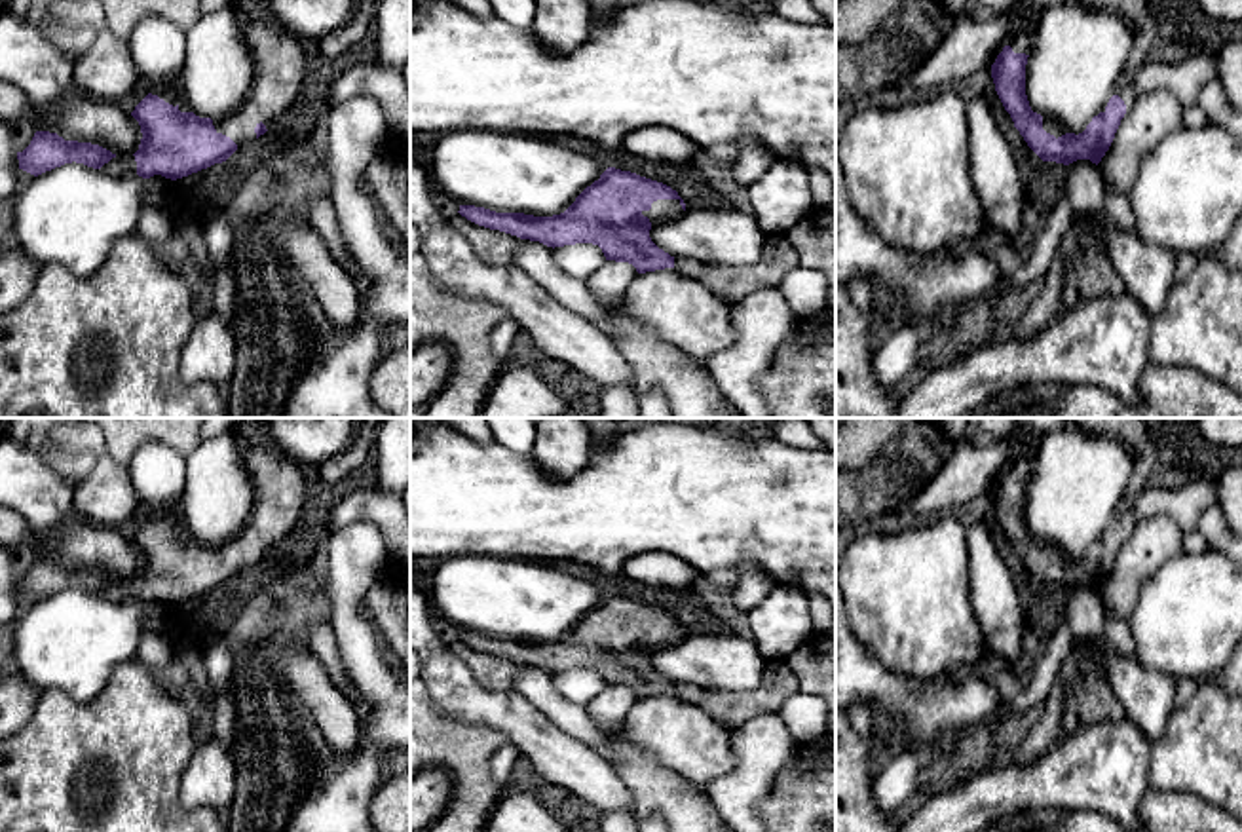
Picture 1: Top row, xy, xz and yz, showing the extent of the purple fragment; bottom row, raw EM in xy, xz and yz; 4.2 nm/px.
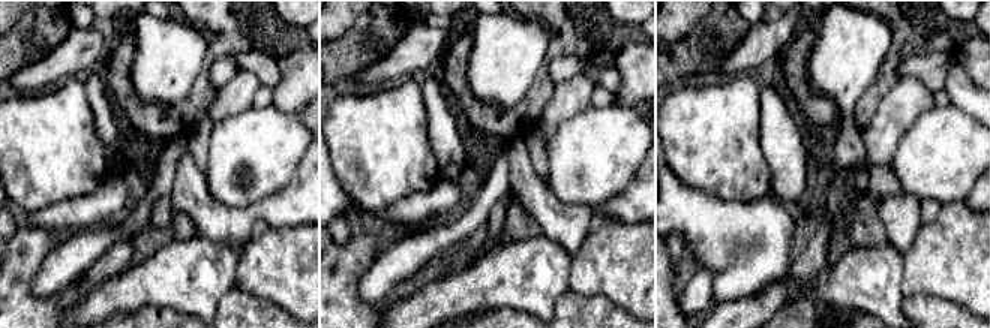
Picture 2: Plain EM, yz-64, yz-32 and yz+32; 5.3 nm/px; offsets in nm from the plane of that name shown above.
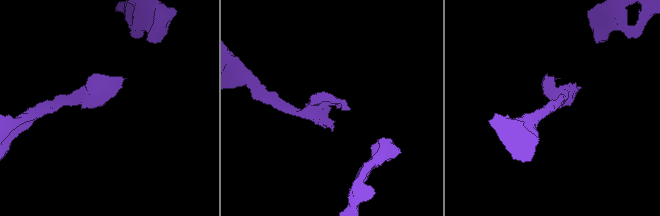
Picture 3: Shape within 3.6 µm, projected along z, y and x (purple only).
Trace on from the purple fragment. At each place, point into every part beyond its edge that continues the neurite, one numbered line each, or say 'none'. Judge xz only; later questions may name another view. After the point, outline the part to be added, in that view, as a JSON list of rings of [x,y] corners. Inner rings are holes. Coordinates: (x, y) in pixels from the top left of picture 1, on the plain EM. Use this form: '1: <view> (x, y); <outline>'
1: xz (661, 637); [[[657,625],[651,629],[649,636],[642,636],[642,640],[649,644],[651,652],[665,650],[684,638],[680,625]]]

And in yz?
1: yz (1125, 515); [[[1126,492],[1124,500],[1122,500],[1122,507],[1117,513],[1117,519],[1124,530],[1126,530],[1126,538],[1130,536],[1132,528],[1138,524],[1138,519],[1134,517],[1132,509],[1130,509],[1130,501],[1132,501],[1134,494]]]
2: yz (1053, 551); [[[1043,541],[1043,555],[1056,564],[1069,558],[1069,555],[1052,541]]]

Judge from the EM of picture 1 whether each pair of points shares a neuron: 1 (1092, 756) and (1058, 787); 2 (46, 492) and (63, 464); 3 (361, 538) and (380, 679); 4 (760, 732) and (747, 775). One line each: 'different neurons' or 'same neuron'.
1: same neuron
2: different neurons
3: same neuron
4: same neuron

